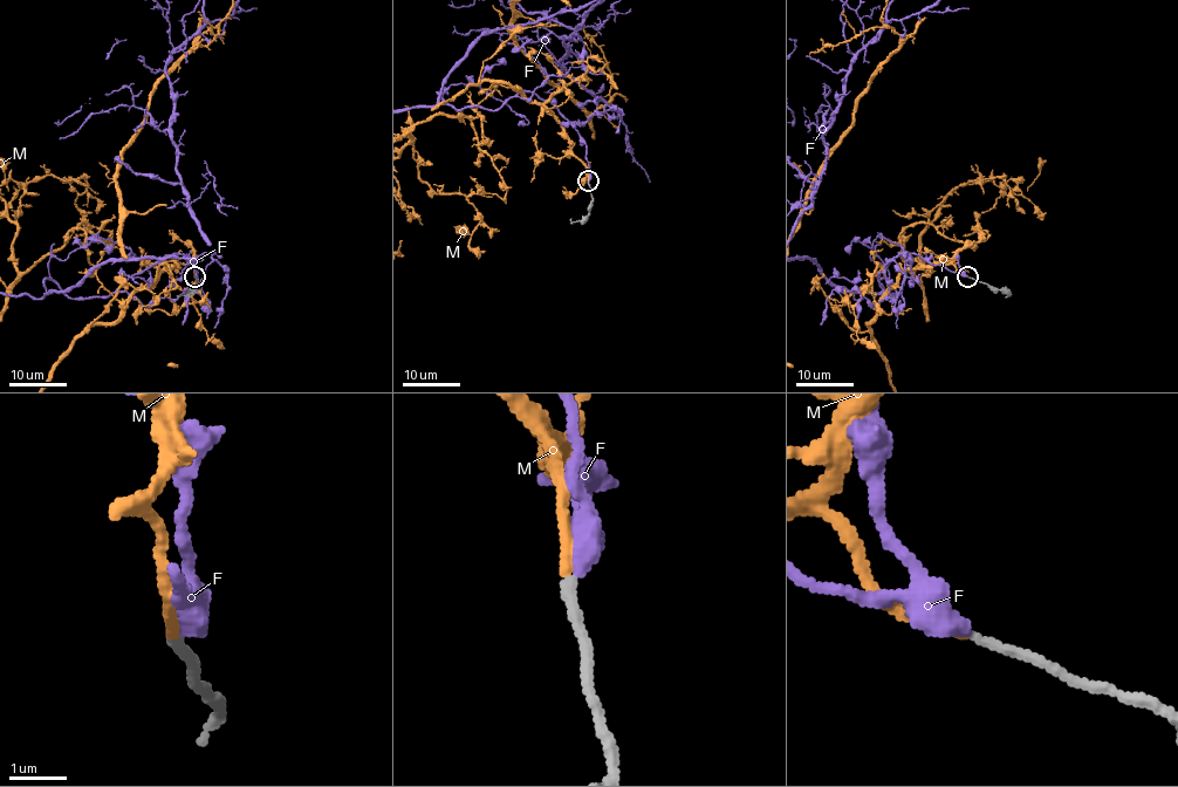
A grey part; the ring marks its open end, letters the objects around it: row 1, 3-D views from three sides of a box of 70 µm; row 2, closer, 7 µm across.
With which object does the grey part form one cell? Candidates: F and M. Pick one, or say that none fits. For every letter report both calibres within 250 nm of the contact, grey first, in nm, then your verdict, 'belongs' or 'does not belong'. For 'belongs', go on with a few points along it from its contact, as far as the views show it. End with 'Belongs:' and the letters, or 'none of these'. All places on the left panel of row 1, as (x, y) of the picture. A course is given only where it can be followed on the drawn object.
F: calibres 160 and 440 nm; does not belong
M: calibres 160 and 170 nm; belongs
Belongs: M

